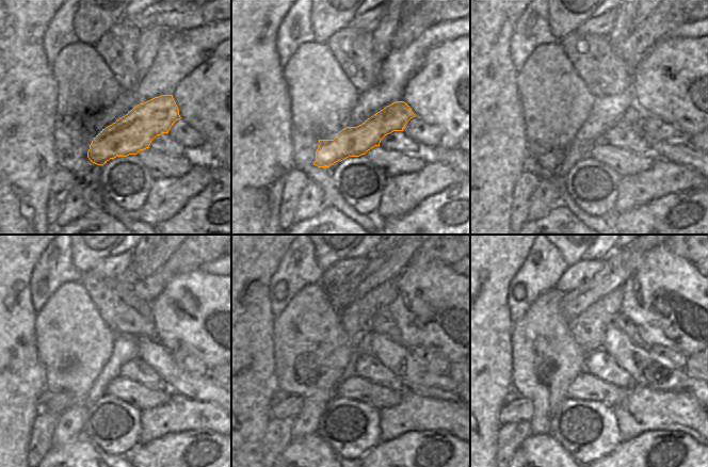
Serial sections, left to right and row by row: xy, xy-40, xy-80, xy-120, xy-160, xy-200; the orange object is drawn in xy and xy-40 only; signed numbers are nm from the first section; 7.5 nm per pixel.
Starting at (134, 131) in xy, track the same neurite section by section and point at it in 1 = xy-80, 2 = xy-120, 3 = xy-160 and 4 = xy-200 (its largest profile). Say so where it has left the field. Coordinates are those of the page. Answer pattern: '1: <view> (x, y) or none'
1: xy-80 (550, 161)
2: xy-120 (60, 402)
3: xy-160 (291, 405)
4: xy-200 (521, 409)

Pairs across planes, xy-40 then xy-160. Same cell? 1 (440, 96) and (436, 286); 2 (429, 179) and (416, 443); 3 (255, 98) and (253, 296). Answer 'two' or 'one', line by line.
1: one
2: two
3: one

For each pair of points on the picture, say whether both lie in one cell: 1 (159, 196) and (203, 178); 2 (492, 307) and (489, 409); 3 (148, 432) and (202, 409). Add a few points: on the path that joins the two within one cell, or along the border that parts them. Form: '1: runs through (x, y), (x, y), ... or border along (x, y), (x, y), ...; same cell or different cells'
1: runs through (170, 195), (192, 183); same cell
2: runs through (489, 333), (489, 384); same cell
3: runs through (161, 421), (176, 415), (189, 415); same cell

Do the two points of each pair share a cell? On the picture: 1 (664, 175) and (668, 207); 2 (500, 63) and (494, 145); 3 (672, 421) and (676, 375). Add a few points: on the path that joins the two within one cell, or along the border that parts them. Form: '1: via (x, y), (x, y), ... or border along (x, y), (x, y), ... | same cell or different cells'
1: border along (691, 189), (671, 192), (643, 205) | different cells
2: via (494, 83), (494, 125) | same cell
3: border along (650, 388), (687, 392), (696, 400) | different cells

